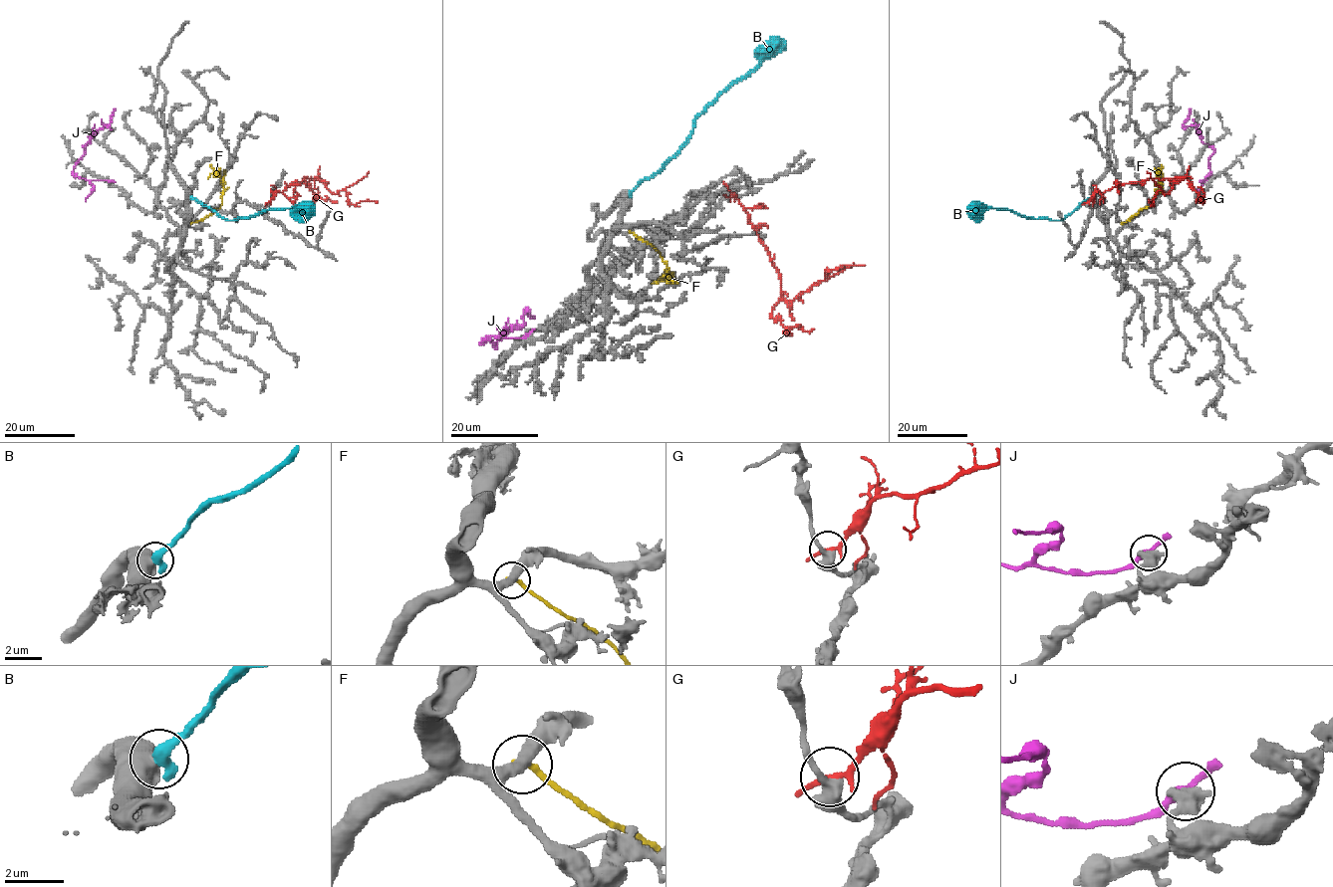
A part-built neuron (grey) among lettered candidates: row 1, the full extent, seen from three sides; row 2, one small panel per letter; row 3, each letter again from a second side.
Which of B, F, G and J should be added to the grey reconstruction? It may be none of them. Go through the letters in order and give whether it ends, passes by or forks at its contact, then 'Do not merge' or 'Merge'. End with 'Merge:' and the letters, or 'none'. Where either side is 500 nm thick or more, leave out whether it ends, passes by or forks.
B: Do not merge
F: It ends there. Do not merge
G: It passes by. Do not merge
J: Do not merge
Merge: none

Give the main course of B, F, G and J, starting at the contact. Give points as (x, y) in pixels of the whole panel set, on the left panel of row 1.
B: (190, 197), (227, 220), (253, 217), (265, 210), (314, 209)
F: (190, 222), (211, 214), (221, 204), (222, 178), (215, 171), (208, 178)
G: (268, 202), (277, 192), (310, 178), (321, 180), (332, 193), (344, 189), (353, 204), (378, 201)
J: (111, 180), (78, 178), (72, 171), (85, 152), (84, 146), (96, 133), (110, 124), (114, 108)

